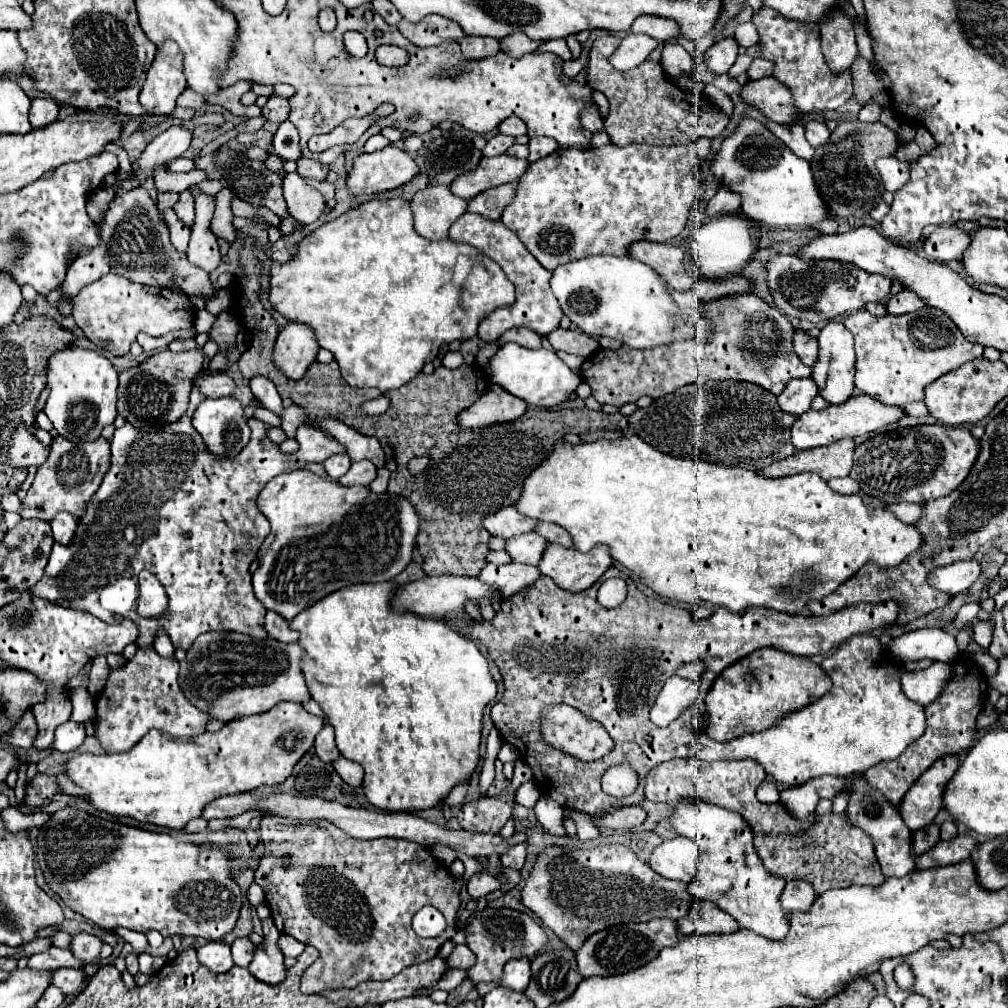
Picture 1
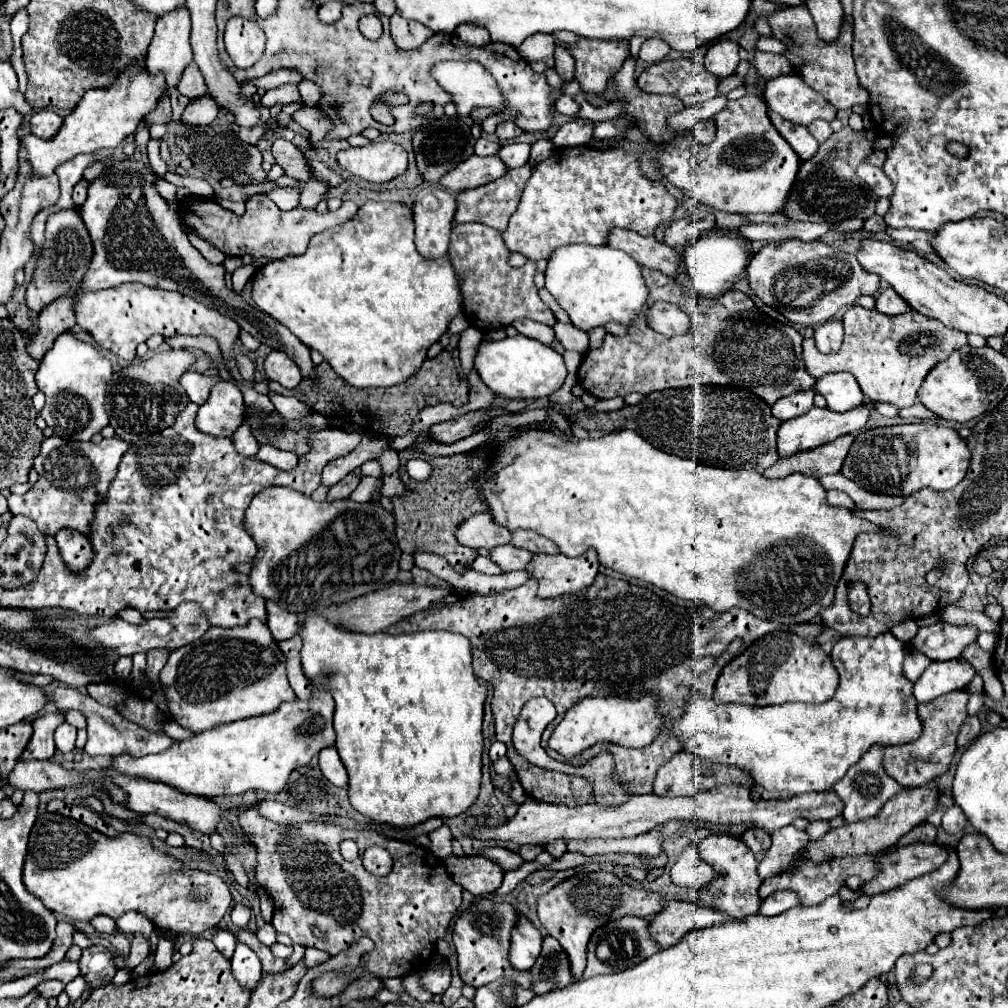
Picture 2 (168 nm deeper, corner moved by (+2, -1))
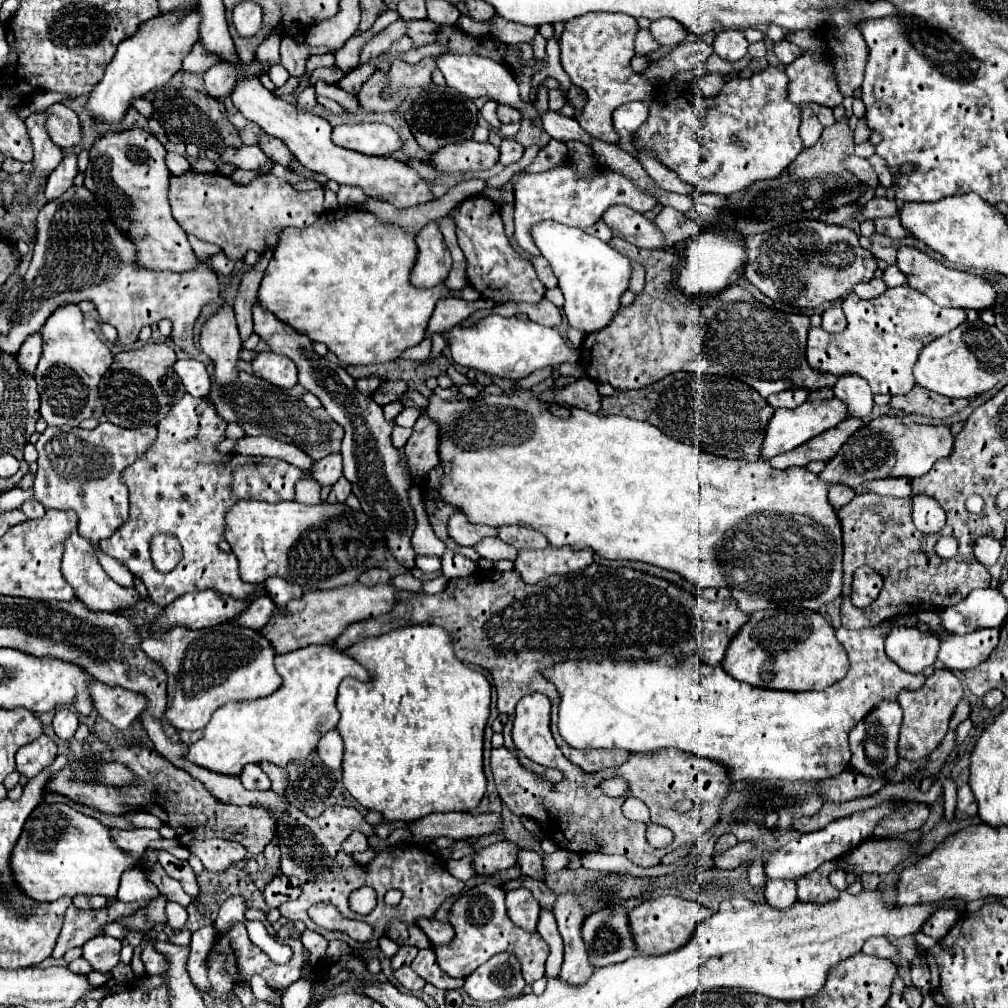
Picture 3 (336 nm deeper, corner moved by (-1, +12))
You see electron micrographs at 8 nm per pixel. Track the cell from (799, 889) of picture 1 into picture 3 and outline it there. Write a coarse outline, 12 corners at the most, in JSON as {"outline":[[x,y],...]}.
{"outline":[[767,880],[765,900],[777,910],[797,902],[793,880]]}

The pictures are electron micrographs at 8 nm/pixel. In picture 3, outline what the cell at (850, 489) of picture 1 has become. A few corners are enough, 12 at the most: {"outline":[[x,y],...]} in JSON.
{"outline":[[829,486],[829,504],[835,510],[849,504],[855,490]]}

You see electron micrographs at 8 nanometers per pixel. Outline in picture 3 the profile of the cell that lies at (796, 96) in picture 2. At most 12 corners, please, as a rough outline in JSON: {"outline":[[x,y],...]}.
{"outline":[[805,52],[787,66],[795,104],[843,102],[831,60]]}

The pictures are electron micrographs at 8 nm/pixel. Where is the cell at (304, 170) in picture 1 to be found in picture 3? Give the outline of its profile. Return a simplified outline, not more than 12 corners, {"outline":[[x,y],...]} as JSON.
{"outline":[[259,134],[259,148],[277,164],[289,166],[291,152],[275,136]]}

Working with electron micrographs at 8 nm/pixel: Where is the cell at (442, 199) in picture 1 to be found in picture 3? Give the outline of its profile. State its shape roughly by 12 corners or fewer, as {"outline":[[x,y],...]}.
{"outline":[[437,222],[415,238],[411,284],[433,288],[447,280],[451,254]]}

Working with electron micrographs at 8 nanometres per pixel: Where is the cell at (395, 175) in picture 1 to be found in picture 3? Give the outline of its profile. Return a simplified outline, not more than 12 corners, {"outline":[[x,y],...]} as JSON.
{"outline":[[341,124],[333,142],[391,156],[399,134],[387,124]]}

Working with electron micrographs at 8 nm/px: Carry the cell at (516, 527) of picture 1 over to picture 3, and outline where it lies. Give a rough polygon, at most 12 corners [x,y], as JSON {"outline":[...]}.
{"outline":[[453,512],[449,538],[459,546],[475,546],[497,528],[471,524],[461,512]]}

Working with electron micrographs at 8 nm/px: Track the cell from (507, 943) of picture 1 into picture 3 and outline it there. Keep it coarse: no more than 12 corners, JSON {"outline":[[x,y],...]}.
{"outline":[[481,882],[451,906],[455,938],[433,948],[447,976],[465,978],[497,952],[543,978],[549,946]]}

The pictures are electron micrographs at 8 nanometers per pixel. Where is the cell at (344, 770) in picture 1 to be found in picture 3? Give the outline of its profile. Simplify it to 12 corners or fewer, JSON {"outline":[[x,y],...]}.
{"outline":[[337,730],[317,744],[325,766],[341,768],[343,746]]}

